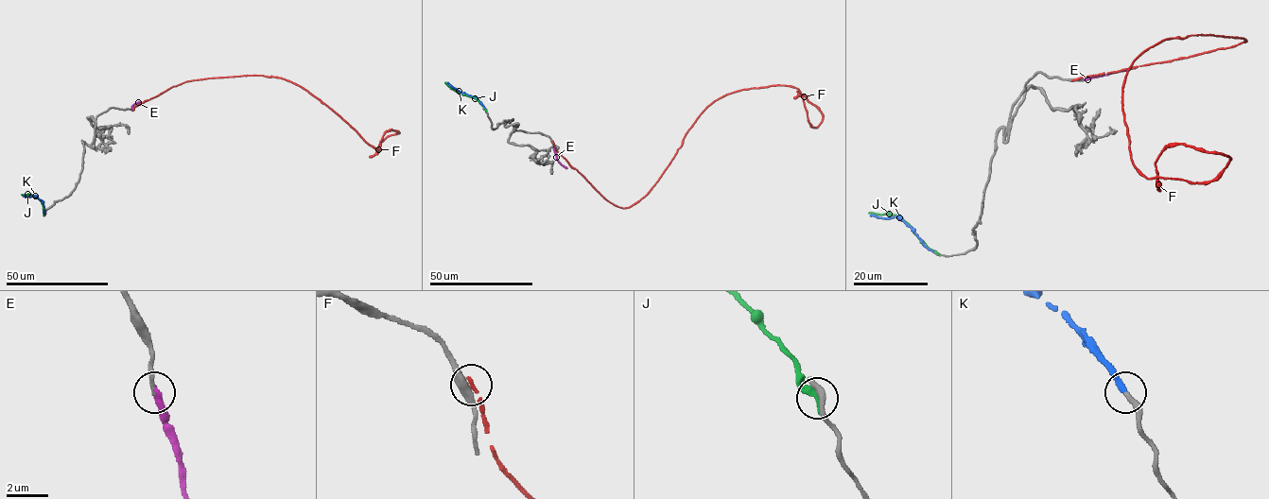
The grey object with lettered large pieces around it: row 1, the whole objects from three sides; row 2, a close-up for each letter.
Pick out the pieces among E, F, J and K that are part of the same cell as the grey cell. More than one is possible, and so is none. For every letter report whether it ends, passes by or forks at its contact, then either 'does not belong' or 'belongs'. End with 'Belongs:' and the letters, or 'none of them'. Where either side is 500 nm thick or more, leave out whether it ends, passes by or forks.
E: it ends there; belongs
F: it ends there; does not belong
J: it ends there; does not belong
K: it ends there; belongs
Belongs: E, K

